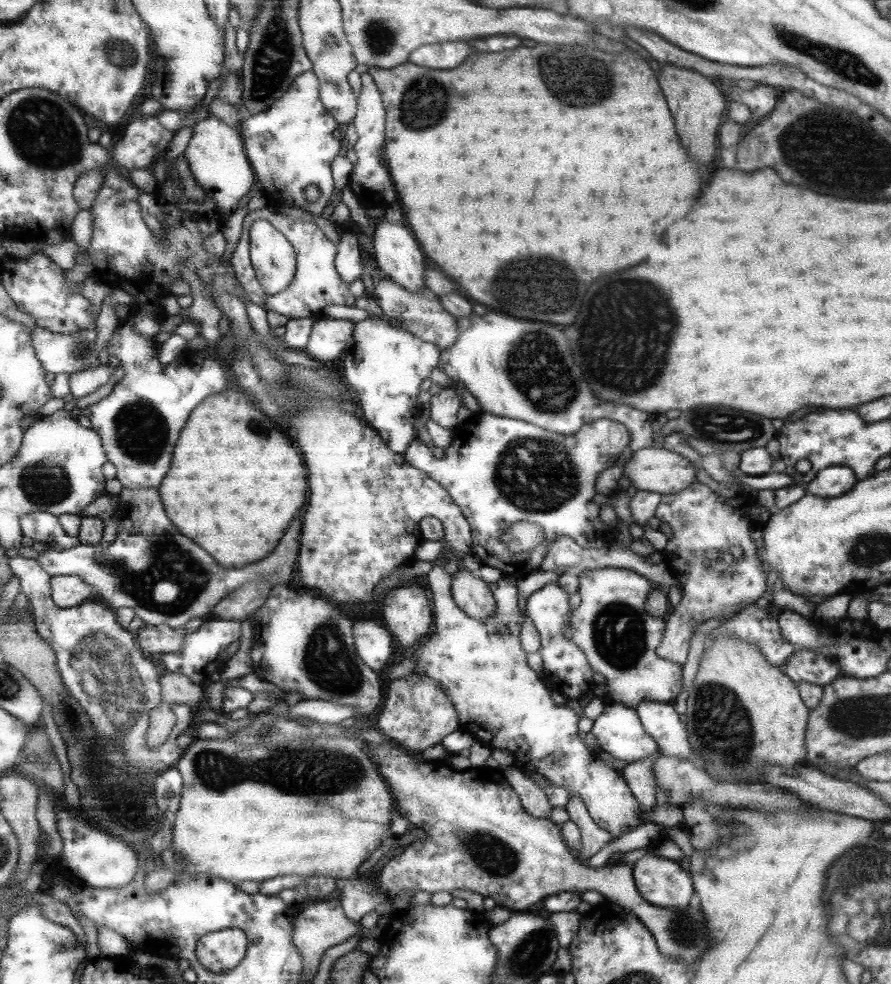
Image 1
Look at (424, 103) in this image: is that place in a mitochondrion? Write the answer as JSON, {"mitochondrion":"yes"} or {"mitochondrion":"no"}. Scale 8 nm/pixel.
{"mitochondrion":"yes"}

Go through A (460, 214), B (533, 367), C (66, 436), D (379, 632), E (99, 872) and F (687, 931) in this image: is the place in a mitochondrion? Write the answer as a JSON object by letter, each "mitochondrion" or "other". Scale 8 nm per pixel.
{"A":"other","B":"mitochondrion","C":"other","D":"other","E":"other","F":"mitochondrion"}

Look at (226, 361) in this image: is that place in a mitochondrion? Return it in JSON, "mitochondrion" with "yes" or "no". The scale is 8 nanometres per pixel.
{"mitochondrion":"no"}

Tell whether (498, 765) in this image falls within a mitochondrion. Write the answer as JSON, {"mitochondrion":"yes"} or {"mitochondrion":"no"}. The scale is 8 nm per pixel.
{"mitochondrion":"no"}

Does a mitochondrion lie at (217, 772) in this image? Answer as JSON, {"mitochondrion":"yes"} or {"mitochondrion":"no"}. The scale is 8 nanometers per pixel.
{"mitochondrion":"yes"}

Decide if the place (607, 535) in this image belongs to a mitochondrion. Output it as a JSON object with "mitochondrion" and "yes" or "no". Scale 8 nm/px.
{"mitochondrion":"no"}

